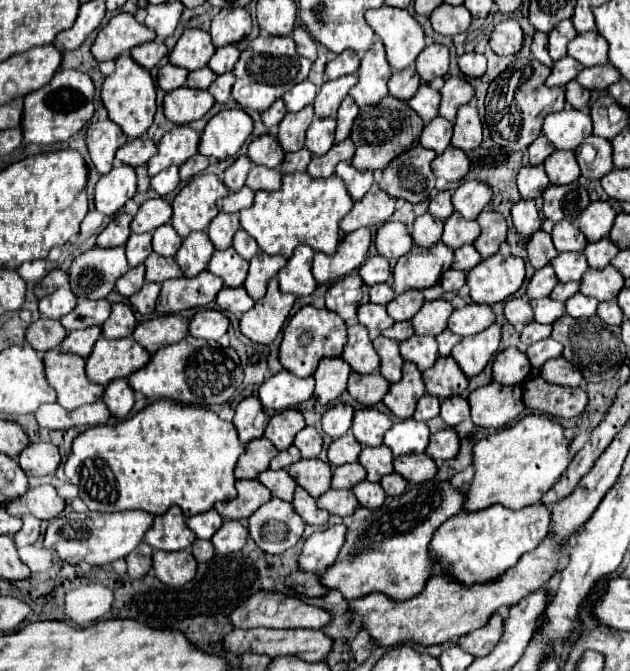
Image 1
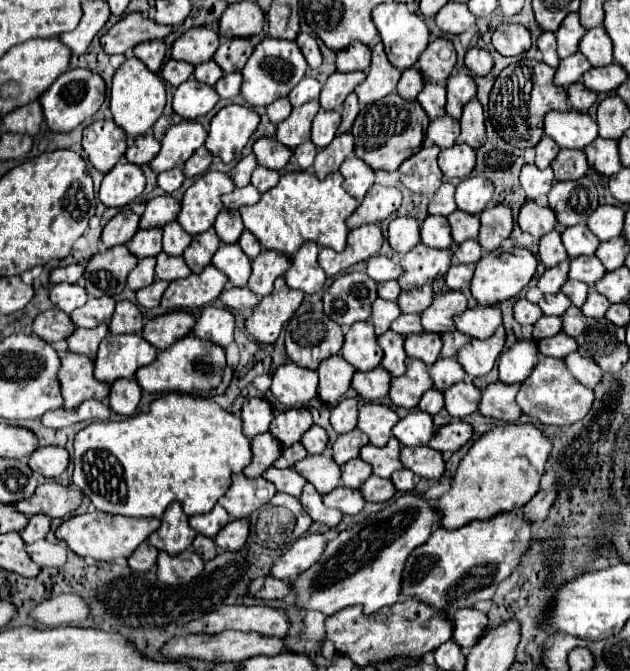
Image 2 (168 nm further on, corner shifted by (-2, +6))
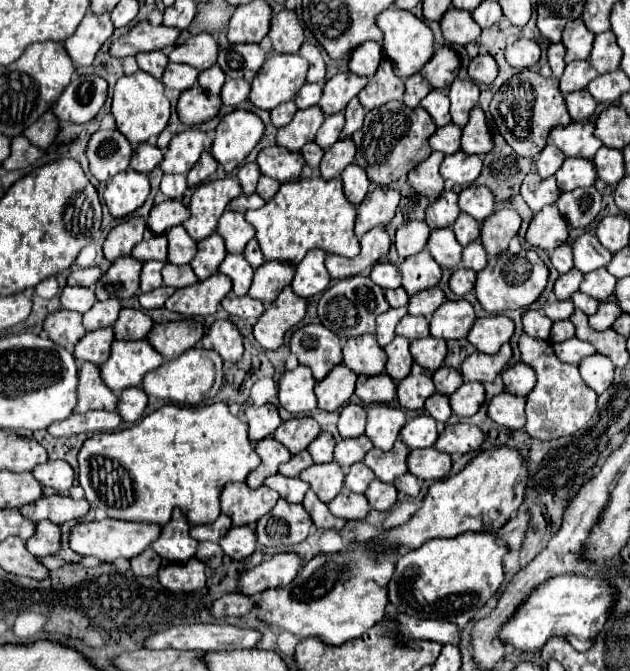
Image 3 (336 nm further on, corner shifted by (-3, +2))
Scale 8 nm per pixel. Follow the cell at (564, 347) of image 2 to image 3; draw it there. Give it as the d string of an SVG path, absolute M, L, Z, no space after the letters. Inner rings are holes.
M571 337L567 341L561 341L561 343L553 343L553 349L555 349L555 355L563 361L563 363L571 363L571 365L579 365L579 361L587 355L593 355L597 353L593 349L593 345L589 345L587 341L581 341L577 337Z

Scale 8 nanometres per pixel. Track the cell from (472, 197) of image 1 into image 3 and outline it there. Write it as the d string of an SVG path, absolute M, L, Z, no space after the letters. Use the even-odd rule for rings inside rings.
M471 185L459 193L459 209L483 221L493 213L493 199L495 195L485 185Z

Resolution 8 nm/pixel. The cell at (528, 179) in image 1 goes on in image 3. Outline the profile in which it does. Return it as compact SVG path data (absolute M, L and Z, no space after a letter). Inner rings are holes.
M529 173L521 185L521 197L525 203L533 209L533 213L541 211L545 205L553 205L559 197L559 189L555 183L555 177L539 177L537 173Z

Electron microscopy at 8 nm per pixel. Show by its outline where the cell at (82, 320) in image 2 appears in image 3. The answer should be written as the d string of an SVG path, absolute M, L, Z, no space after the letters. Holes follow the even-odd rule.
M103 301L103 303L95 303L85 315L83 315L83 327L87 331L97 331L97 329L105 329L111 327L117 321L121 303L119 301Z

